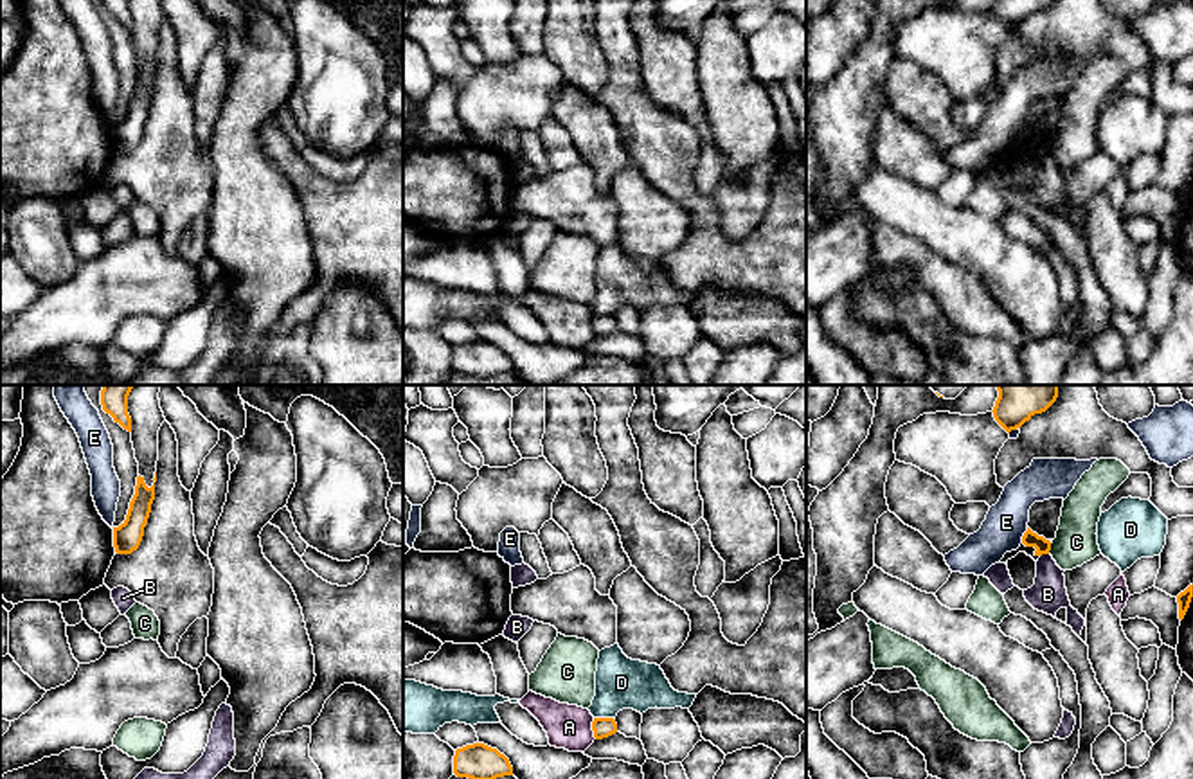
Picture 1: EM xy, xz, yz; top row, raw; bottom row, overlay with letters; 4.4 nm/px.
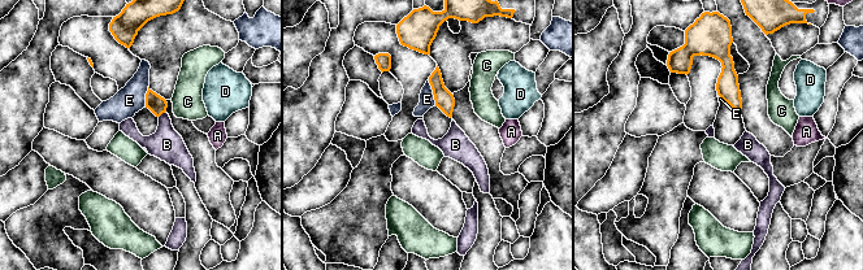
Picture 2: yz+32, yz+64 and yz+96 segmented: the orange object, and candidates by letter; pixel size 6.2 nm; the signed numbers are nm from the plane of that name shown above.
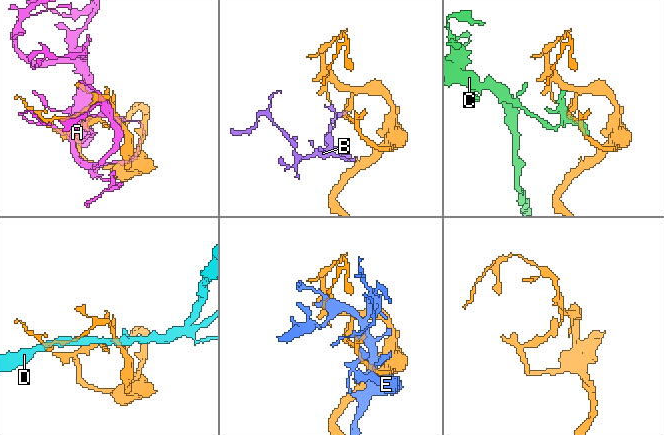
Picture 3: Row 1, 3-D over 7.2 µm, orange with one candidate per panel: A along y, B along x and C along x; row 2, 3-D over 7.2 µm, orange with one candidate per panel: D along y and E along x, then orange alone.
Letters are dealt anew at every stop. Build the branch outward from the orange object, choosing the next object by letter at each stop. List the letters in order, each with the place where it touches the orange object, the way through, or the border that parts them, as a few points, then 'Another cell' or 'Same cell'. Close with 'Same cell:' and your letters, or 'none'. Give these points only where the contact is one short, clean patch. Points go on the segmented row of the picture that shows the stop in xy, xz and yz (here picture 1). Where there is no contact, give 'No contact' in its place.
A: Touches orange at xz (592, 729). Another cell
B: Touches orange at yz (1044, 553). Boundary: yz (1048, 553), (1040, 556). Another cell
C: Touches orange at yz (1049, 549). Another cell
D: Touches orange at xz (603, 718). Another cell
E: Touches orange at yz (1024, 535). Another cell
Same cell: none

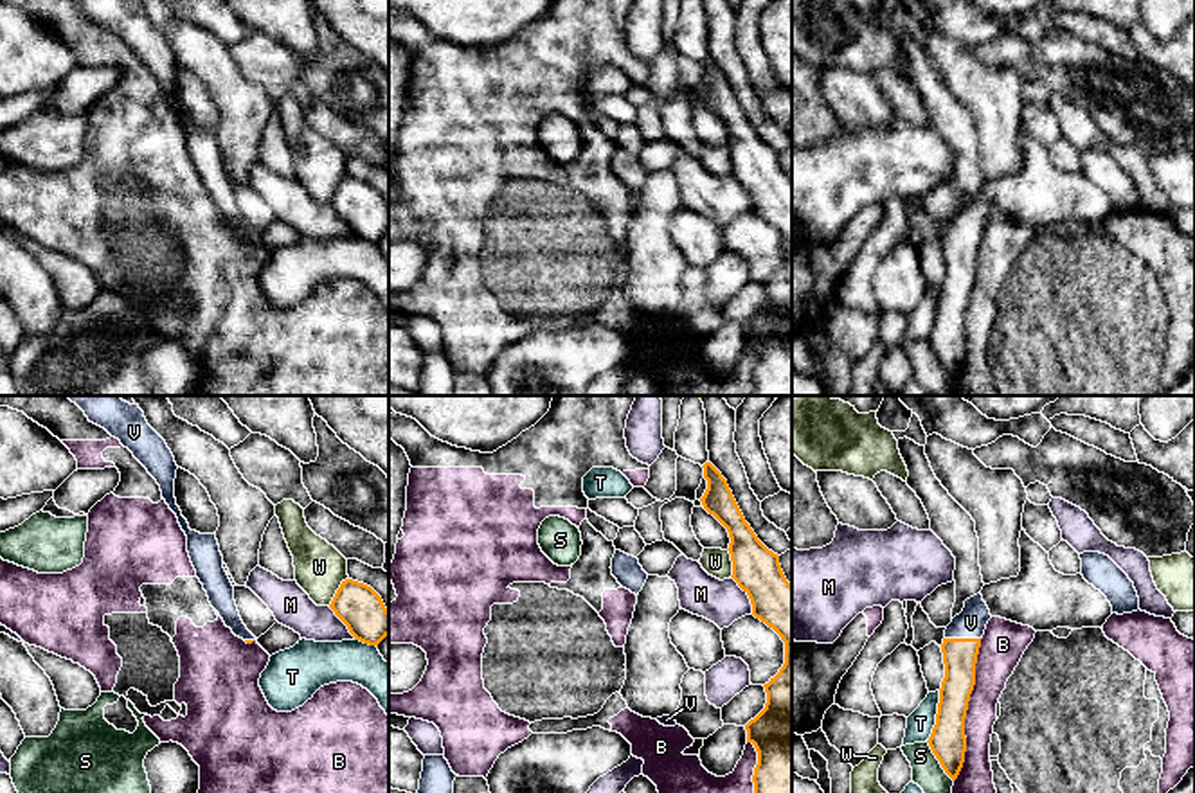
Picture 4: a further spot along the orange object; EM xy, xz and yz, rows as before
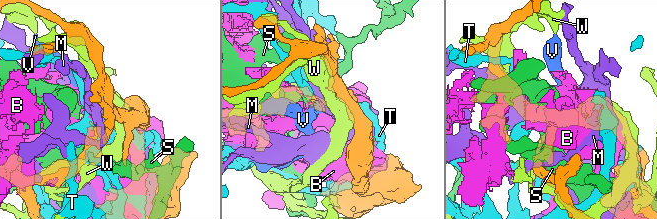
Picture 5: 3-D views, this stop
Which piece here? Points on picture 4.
B: Touches orange at yz (967, 709). Another cell
M: Touches orange at xz (747, 594). Another cell
S: Touches orange at yz (938, 759). Another cell
T: Touches orange at yz (936, 716). Another cell
V: Touches orange at yz (963, 639). Path across: yz (960, 655), (963, 639), (970, 623). Same cell
W: Touches orange at xy (337, 592). Another cell
Same cell: V

